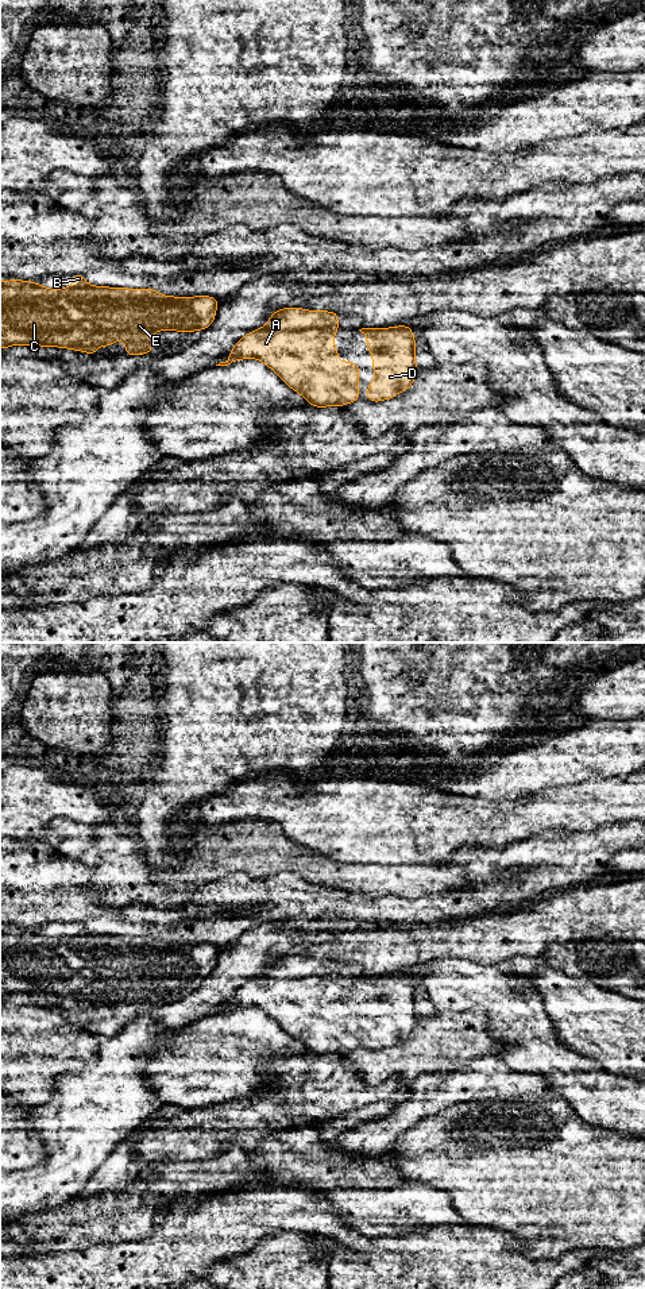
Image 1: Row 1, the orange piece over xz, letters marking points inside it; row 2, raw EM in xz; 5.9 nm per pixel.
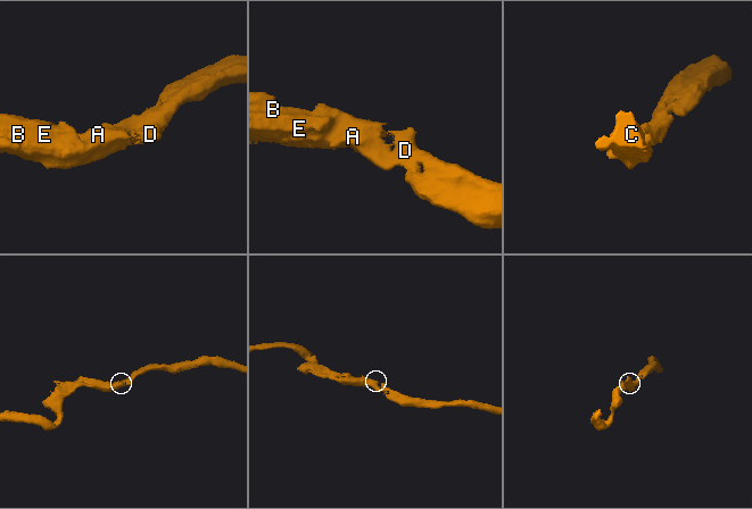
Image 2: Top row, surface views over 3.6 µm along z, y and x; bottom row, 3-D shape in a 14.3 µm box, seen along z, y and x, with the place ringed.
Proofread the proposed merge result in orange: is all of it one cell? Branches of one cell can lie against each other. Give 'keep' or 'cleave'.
keep

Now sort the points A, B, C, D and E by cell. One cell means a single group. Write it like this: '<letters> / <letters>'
A B C D E

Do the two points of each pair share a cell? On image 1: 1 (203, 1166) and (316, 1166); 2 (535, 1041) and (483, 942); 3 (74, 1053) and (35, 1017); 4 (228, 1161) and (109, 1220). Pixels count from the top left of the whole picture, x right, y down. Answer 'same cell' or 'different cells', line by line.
1: same cell
2: different cells
3: same cell
4: same cell

